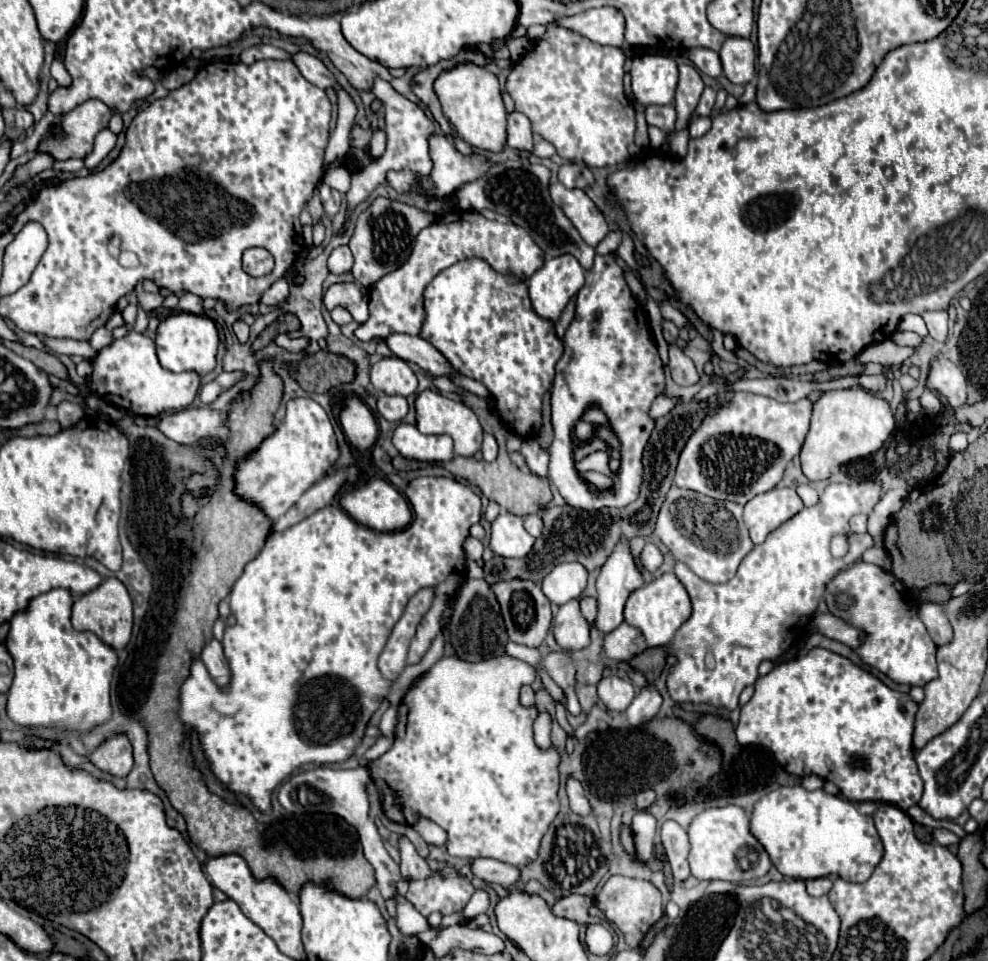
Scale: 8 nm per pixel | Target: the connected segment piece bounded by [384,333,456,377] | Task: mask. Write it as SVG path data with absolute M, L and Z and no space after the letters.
M388 335L384 339L384 343L388 345L388 349L410 363L420 365L422 369L428 371L428 375L432 377L440 377L440 375L454 375L456 371L450 367L450 363L444 359L444 355L434 349L428 341L424 341L422 337L414 337L414 335Z

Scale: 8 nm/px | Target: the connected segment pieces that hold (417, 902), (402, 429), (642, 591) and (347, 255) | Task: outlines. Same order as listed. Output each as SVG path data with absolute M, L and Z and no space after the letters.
M444 867L442 871L432 871L430 877L420 881L410 881L406 899L428 917L434 911L442 915L460 913L474 893L474 885L468 877L460 875L454 867Z
M400 423L392 437L394 447L408 459L444 463L454 457L452 439L448 435L424 435L414 425Z
M664 573L662 577L654 579L652 583L630 593L626 607L624 607L624 621L642 631L648 647L664 647L672 641L674 633L690 617L690 613L692 613L690 597L688 597L684 585L678 581L678 577L674 573Z
M346 245L334 249L332 255L328 257L328 269L334 275L348 273L352 269L352 265L354 265L354 257L352 257L352 253L350 253L350 249Z

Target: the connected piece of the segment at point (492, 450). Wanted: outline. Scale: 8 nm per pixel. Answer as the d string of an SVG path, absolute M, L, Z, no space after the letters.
M484 433L482 455L484 455L484 461L494 461L496 455L498 455L498 443L496 443L494 435L490 435L490 433Z

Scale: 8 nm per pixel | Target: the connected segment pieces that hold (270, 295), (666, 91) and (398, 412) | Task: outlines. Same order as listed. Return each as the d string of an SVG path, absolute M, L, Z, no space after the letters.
M282 277L276 283L272 283L272 287L262 295L262 303L278 305L278 303L282 303L288 297L288 291L290 291L290 283L288 283L286 277Z
M644 55L632 59L632 93L642 105L672 105L678 65L672 57Z
M380 395L378 399L378 413L388 421L402 421L408 413L408 401L400 395Z

